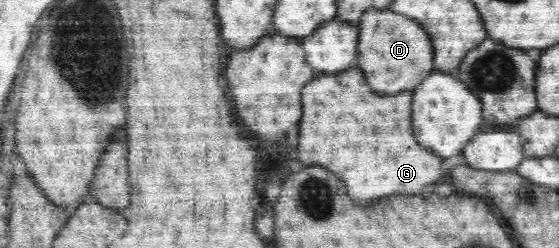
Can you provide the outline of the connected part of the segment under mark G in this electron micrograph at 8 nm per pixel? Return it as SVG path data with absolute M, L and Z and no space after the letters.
M348 69L344 73L334 73L334 75L322 75L310 83L306 83L304 91L302 91L302 105L304 105L304 115L300 119L300 139L298 139L298 155L300 155L300 161L304 165L322 165L326 169L330 169L332 173L336 173L344 183L346 183L346 189L348 189L348 195L356 201L360 201L358 205L368 205L372 199L378 199L378 197L386 197L386 195L420 195L420 191L438 181L444 171L442 171L442 159L436 157L434 153L430 153L428 149L420 147L418 141L414 139L414 131L412 131L412 123L410 123L410 107L412 107L412 91L402 91L398 95L376 95L372 93L372 89L368 87L368 83L364 81L364 75L360 73L360 69Z

